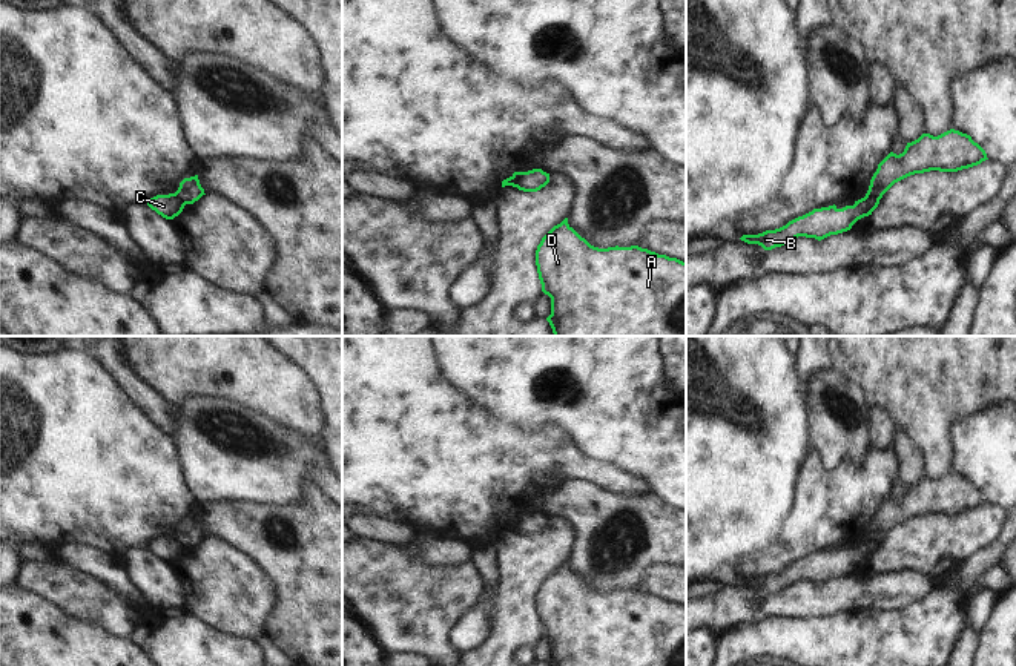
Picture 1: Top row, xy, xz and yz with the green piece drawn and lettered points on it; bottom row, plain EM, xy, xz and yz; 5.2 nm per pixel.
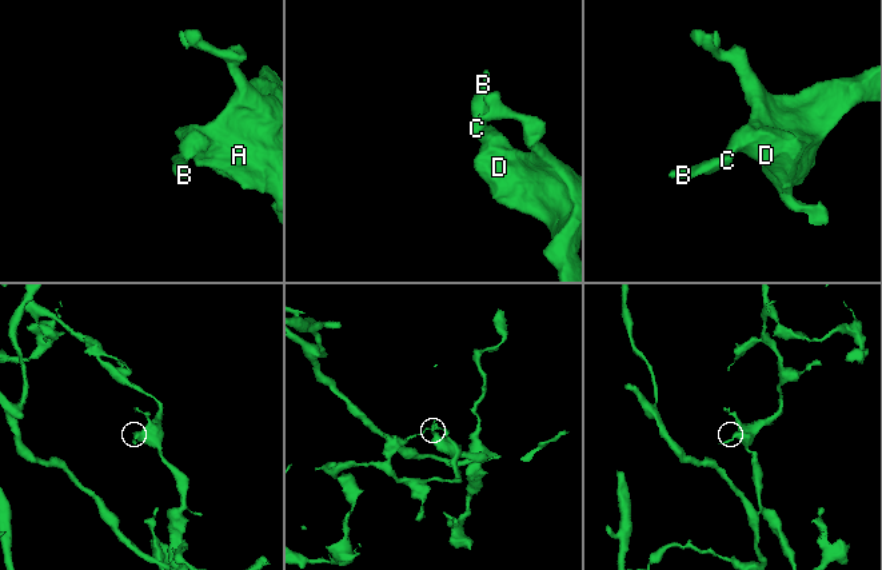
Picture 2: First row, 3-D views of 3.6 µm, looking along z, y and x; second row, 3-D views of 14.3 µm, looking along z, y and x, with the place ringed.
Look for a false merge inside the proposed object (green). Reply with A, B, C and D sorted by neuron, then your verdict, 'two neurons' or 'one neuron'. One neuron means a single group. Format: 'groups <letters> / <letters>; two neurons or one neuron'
groups A D / B C; two neurons

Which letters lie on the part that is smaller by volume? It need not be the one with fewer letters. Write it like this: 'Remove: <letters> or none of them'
Remove: B, C

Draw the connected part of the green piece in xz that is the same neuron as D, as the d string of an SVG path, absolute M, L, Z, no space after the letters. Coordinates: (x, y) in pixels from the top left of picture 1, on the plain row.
M565 562L536 594L542 635L551 641L548 666L686 666L686 606L638 589L599 592L582 582Z

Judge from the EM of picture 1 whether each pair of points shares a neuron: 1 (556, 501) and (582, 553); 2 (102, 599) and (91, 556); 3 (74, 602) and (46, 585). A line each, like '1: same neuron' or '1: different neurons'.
1: same neuron
2: different neurons
3: same neuron

